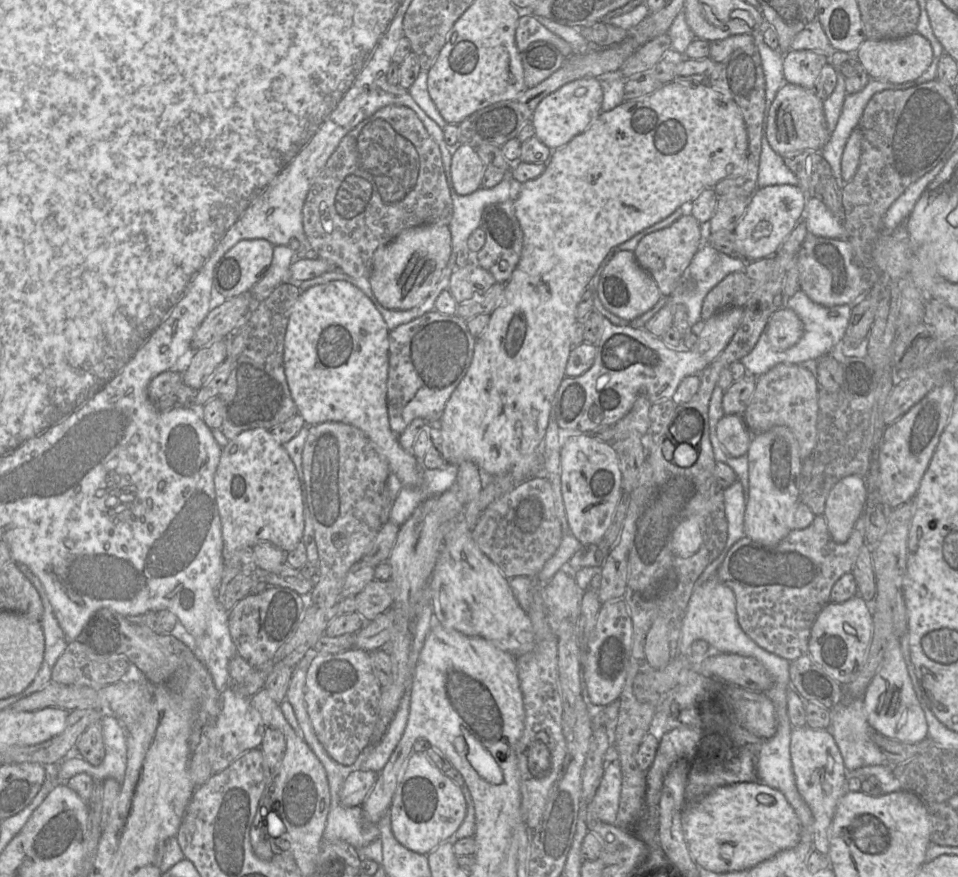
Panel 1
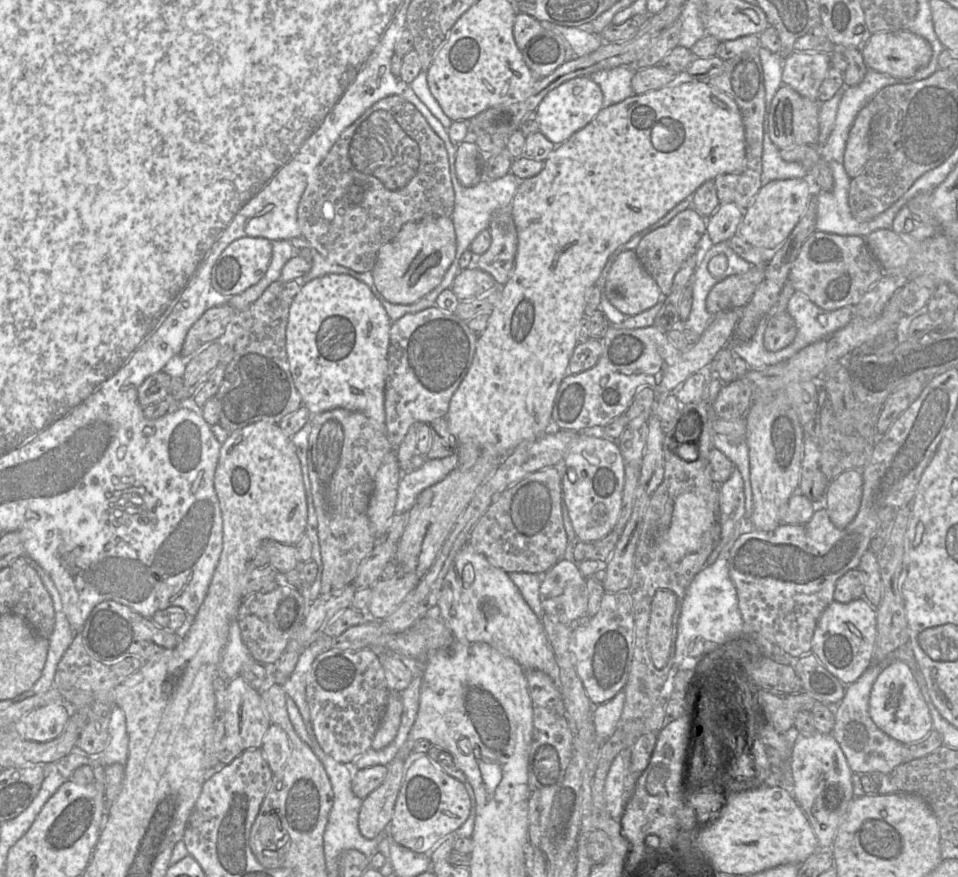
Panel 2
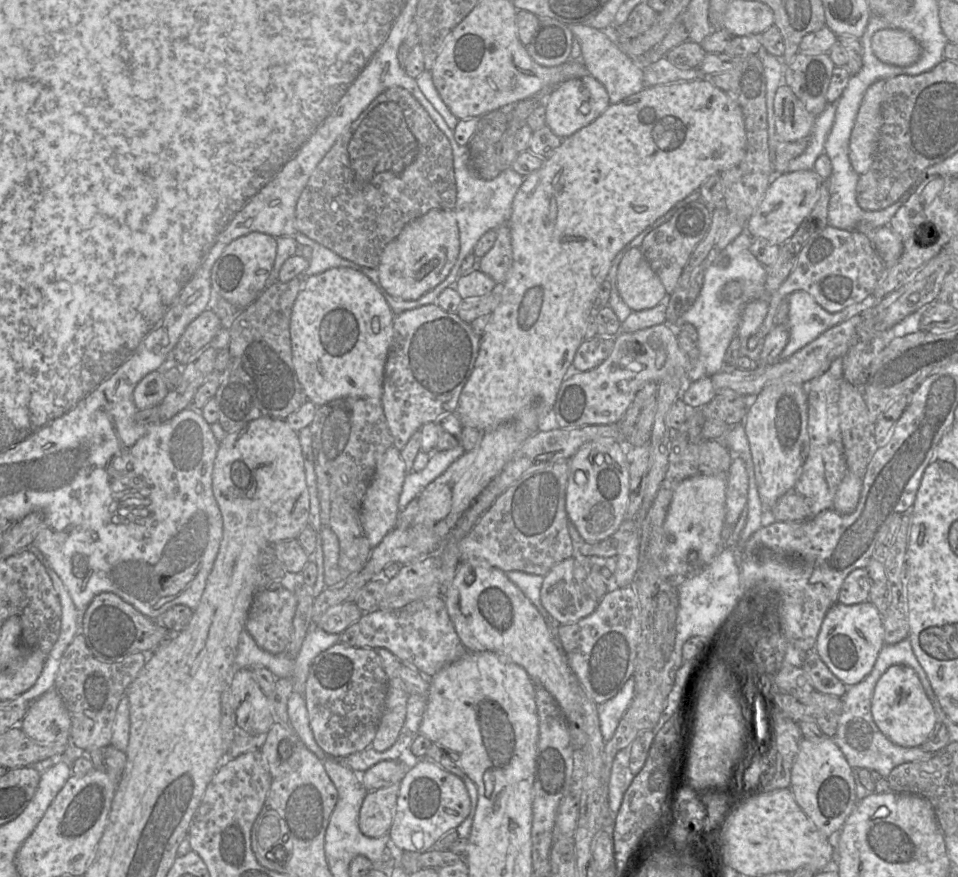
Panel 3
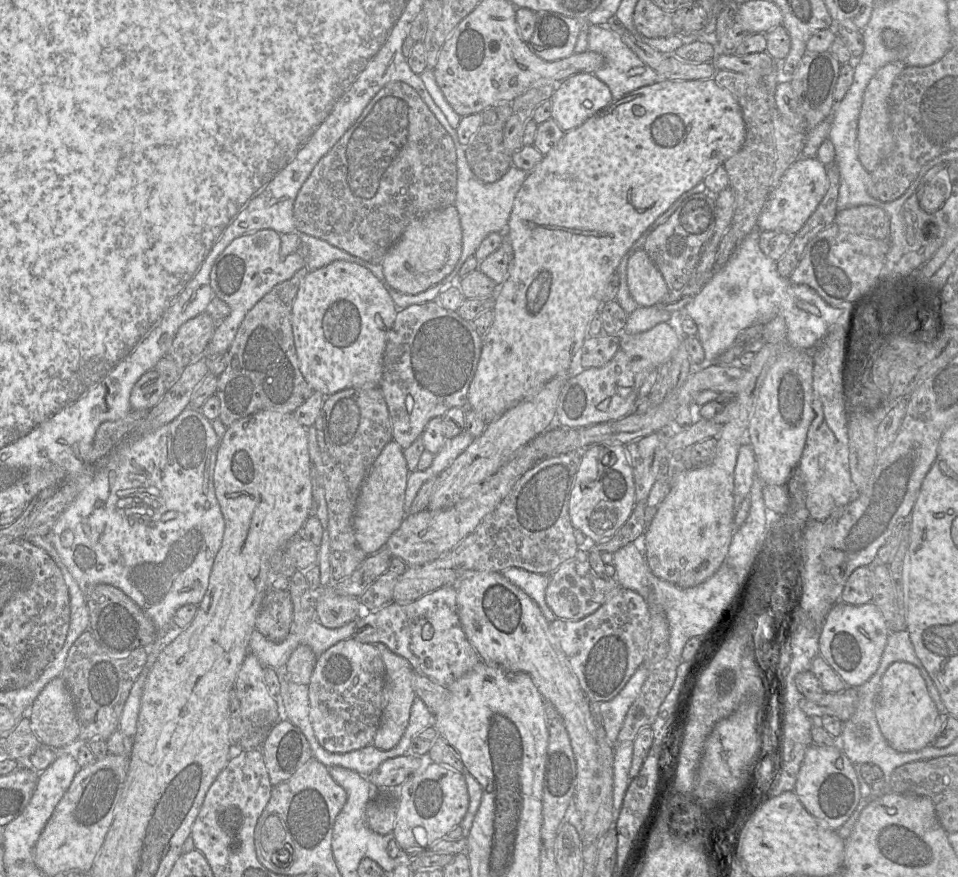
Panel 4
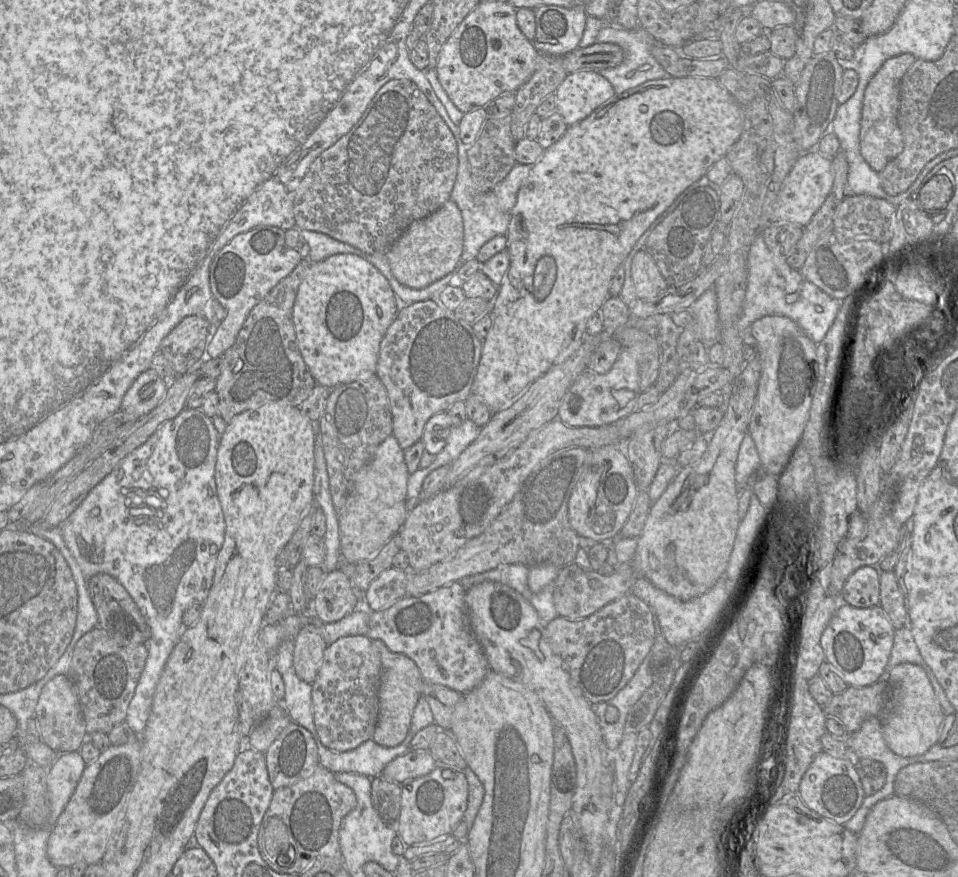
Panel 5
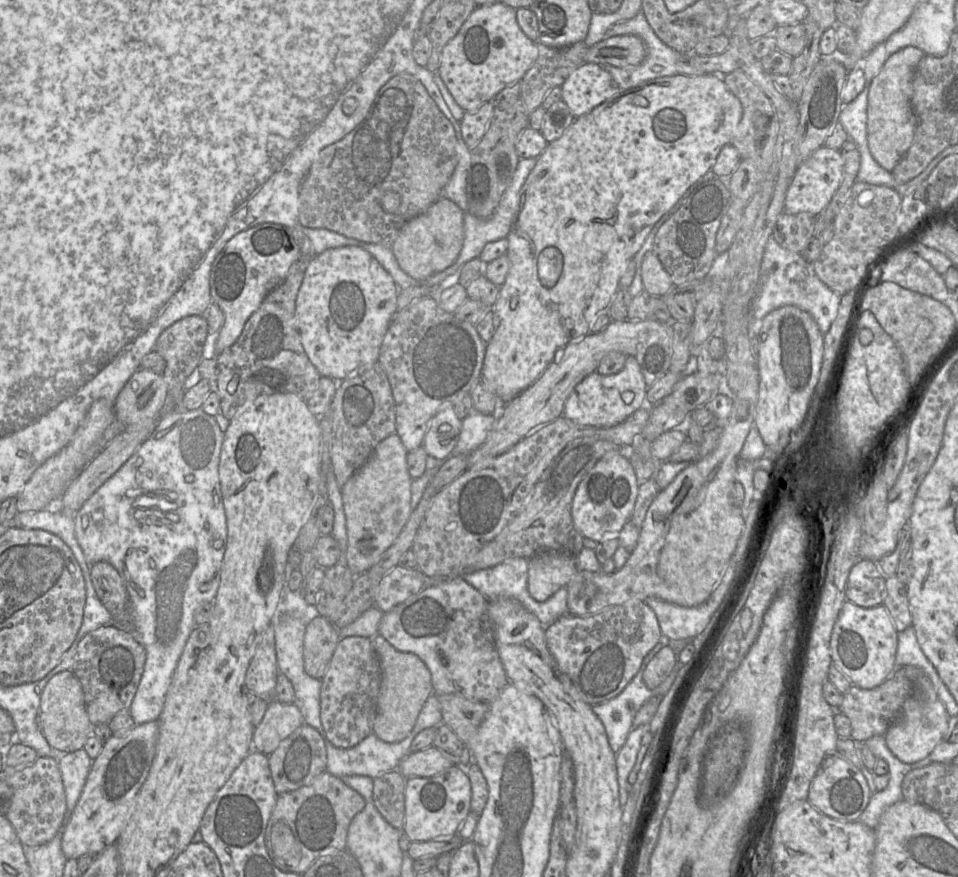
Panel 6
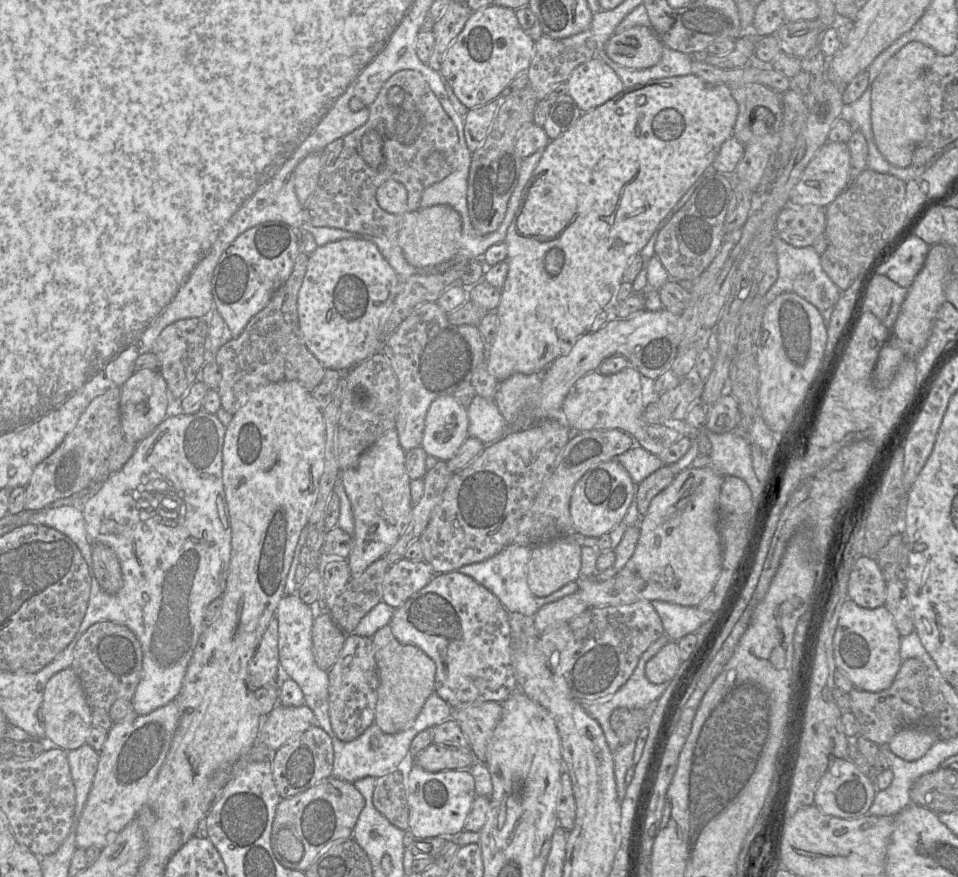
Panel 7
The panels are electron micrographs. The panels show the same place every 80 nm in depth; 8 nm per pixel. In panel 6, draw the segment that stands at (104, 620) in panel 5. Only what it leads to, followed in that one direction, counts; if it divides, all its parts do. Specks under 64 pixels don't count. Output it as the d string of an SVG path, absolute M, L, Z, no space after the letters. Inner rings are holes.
M106 561L91 566L91 581L96 595L111 614L110 624L134 634L134 620L129 595L115 567Z

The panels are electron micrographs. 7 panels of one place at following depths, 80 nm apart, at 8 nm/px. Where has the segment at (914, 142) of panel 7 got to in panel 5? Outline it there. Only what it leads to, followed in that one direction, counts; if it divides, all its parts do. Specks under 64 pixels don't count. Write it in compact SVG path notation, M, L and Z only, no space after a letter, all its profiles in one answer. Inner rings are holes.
M903 53L887 59L872 76L865 90L861 131L860 151L873 170L880 173L886 165L904 149L903 135L898 125L899 90L901 80L916 57Z

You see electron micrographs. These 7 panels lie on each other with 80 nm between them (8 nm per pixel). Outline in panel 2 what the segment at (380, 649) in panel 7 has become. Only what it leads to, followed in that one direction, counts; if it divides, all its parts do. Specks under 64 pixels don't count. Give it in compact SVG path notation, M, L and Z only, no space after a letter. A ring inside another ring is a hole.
M390 691L386 709L372 741L372 749L381 750L395 739L401 724L402 712L403 702L401 693Z

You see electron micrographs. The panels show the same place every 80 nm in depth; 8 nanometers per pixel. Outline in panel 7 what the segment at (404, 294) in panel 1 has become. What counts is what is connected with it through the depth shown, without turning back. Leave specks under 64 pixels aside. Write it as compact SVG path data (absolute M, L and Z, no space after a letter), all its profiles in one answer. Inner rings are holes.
M436 205L405 212L400 219L397 240L406 261L413 267L422 269L452 259L458 251L461 233L459 213L449 205Z

